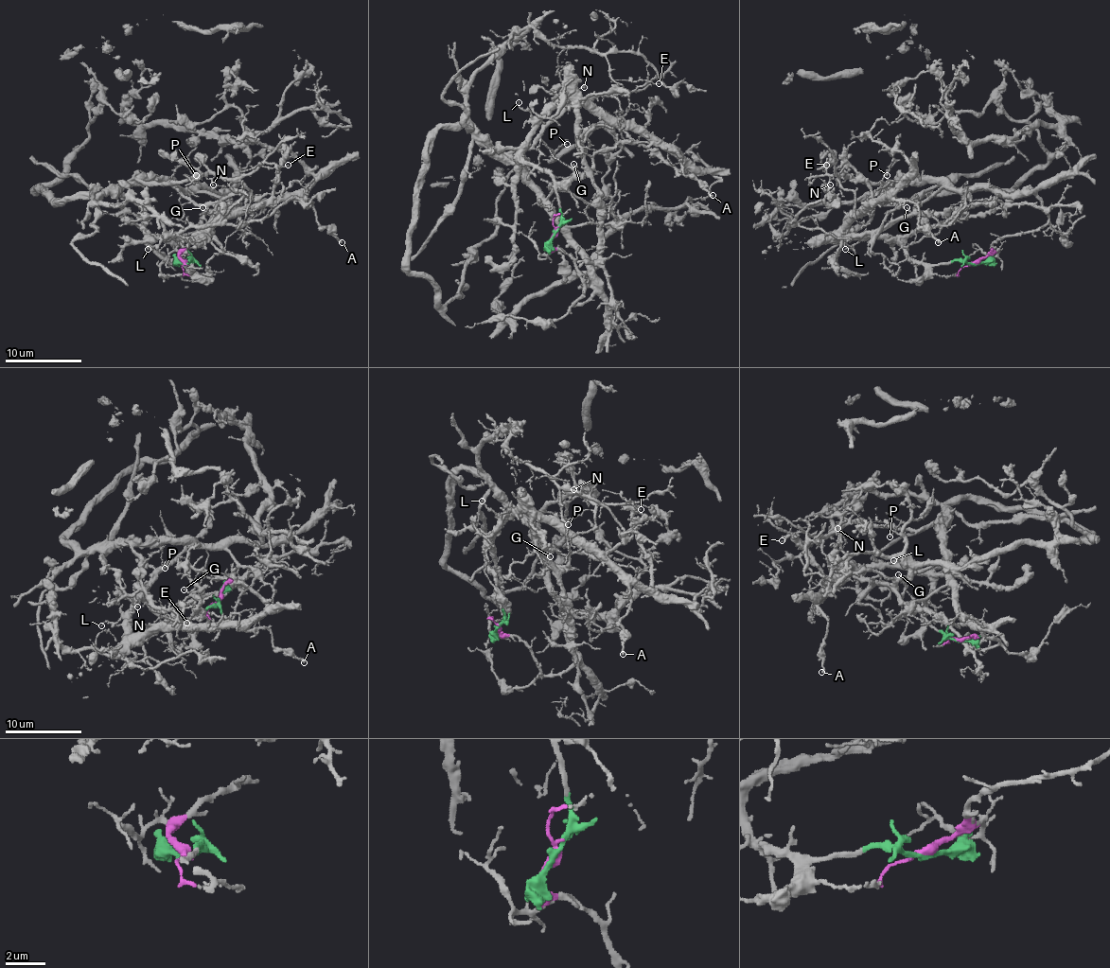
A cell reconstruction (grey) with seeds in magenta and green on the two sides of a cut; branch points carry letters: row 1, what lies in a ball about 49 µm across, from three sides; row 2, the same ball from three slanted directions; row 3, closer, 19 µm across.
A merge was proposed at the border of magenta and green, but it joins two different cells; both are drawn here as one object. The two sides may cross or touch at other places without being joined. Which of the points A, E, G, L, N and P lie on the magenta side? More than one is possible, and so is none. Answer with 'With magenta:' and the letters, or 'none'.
With magenta: E, G, N, P

